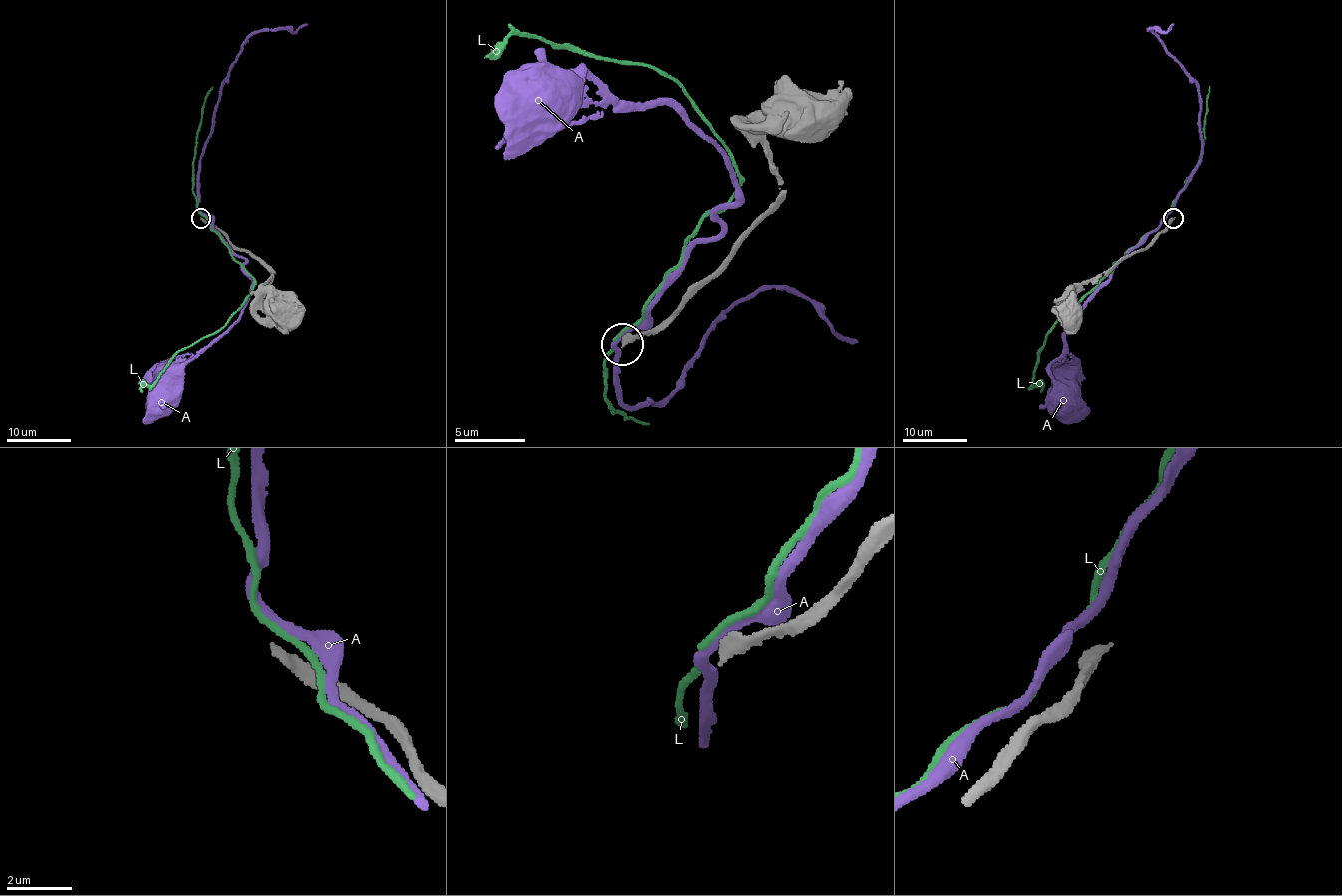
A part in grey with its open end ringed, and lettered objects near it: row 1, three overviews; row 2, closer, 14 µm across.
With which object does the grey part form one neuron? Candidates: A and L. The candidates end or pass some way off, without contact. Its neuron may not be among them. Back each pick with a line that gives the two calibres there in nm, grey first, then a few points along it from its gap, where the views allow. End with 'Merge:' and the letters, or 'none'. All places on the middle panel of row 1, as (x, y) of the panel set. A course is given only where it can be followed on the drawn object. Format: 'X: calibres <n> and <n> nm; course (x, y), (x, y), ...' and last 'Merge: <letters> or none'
Merge: none

